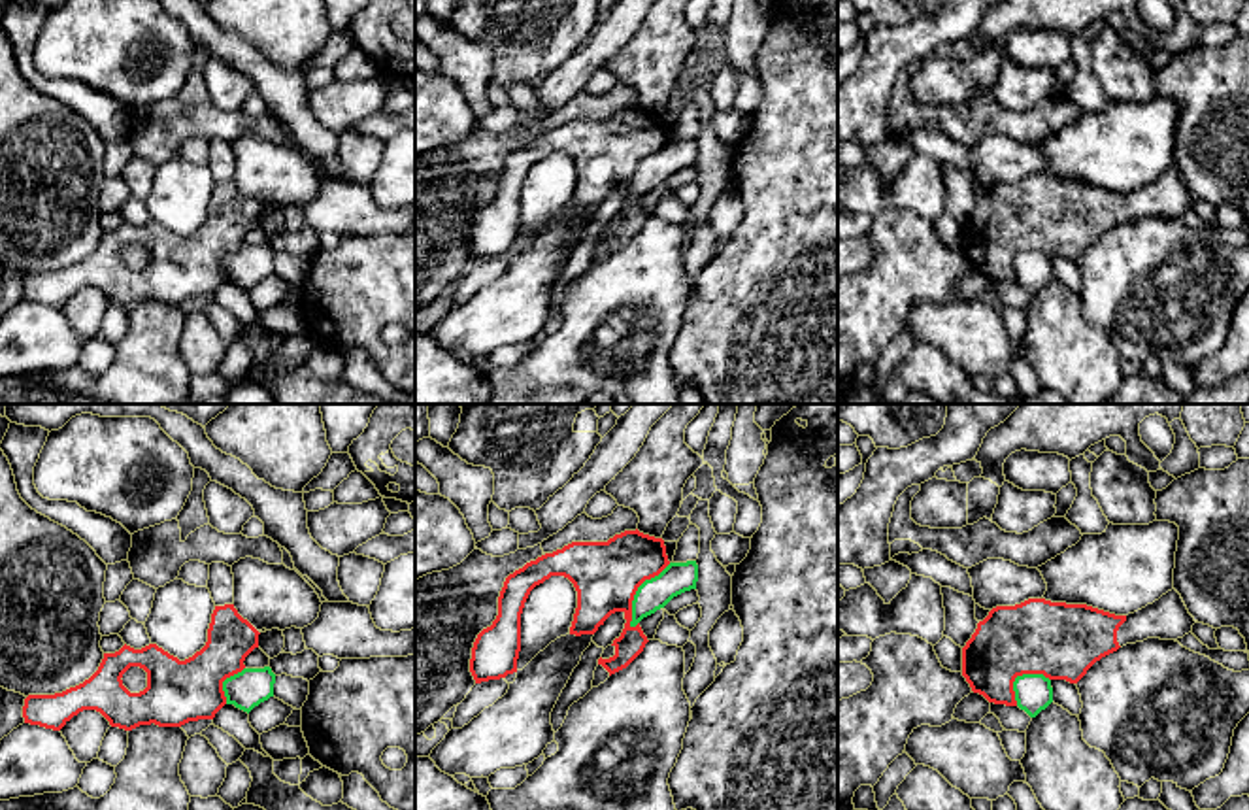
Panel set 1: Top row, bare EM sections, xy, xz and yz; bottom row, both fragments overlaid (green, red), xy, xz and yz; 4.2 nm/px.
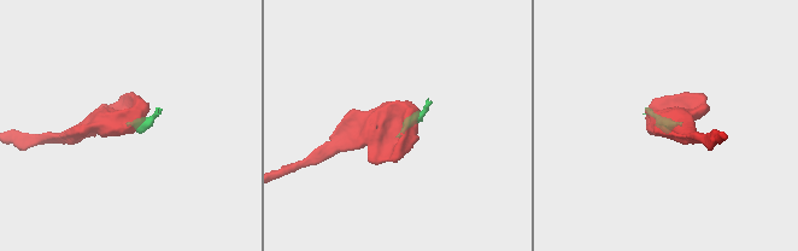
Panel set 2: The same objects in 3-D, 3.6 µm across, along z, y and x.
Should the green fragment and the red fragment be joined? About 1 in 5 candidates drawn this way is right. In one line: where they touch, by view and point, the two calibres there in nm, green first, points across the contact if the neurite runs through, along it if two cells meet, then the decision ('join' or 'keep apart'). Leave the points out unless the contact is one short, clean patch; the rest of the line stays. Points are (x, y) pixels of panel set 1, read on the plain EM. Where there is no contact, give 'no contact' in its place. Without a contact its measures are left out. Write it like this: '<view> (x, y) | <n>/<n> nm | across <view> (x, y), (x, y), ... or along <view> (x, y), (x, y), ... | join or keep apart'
xz (636, 168) | 140/280 nm | along xz (670, 140), (638, 165), (632, 178), (631, 204) | keep apart

